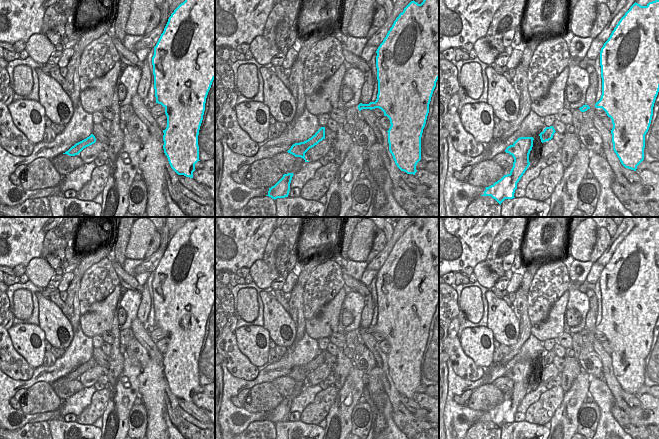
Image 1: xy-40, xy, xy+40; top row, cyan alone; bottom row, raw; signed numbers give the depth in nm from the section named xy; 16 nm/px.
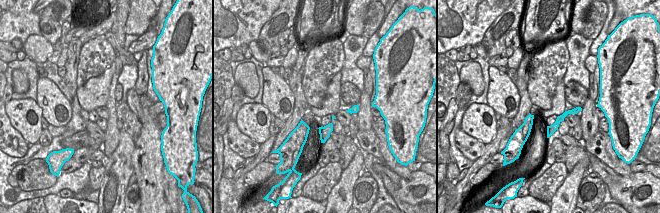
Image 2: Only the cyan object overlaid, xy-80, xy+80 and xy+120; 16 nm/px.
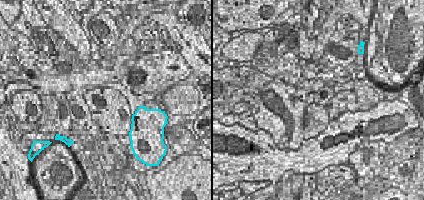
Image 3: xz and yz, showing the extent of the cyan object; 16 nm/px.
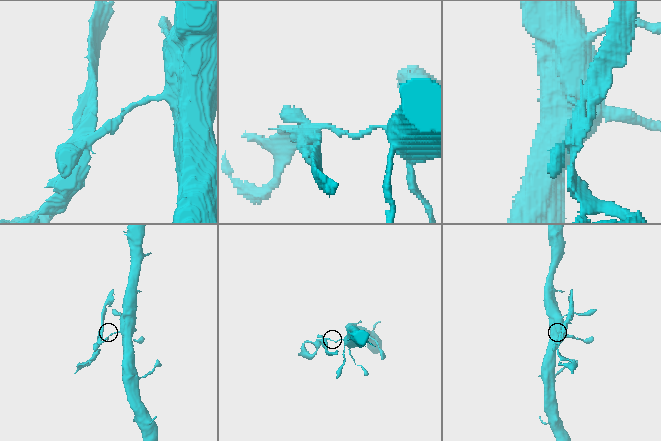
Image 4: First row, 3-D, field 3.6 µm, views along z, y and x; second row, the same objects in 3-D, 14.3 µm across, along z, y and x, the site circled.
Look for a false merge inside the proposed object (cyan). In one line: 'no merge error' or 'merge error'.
merge error

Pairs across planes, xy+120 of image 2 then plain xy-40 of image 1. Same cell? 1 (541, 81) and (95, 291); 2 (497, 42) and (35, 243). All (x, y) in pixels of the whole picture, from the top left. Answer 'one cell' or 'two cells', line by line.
1: one cell
2: two cells

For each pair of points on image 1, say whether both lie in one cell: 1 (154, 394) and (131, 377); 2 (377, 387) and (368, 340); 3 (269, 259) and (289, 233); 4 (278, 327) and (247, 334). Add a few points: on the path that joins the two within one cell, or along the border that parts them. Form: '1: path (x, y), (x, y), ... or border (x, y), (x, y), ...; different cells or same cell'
1: border (141, 371), (138, 376), (138, 395); different cells
2: border (377, 365), (380, 370), (380, 380), (383, 389); different cells
3: path (271, 253), (283, 239); same cell
4: border (263, 326), (270, 338); different cells

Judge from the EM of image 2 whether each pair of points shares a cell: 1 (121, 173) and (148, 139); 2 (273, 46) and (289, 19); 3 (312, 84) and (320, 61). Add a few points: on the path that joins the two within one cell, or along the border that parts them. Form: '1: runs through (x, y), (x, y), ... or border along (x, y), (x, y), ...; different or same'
1: border along (134, 141), (134, 150), (131, 155), (133, 173); different
2: runs through (273, 39), (273, 33), (282, 24); same
3: runs through (316, 78), (320, 67); same

